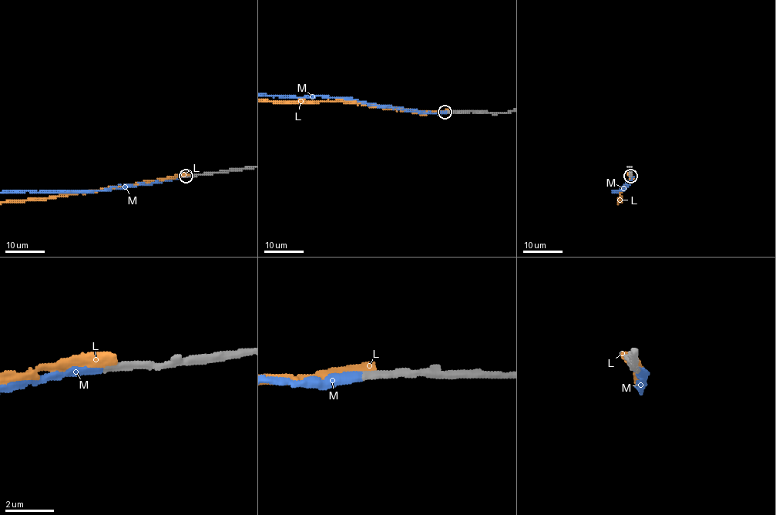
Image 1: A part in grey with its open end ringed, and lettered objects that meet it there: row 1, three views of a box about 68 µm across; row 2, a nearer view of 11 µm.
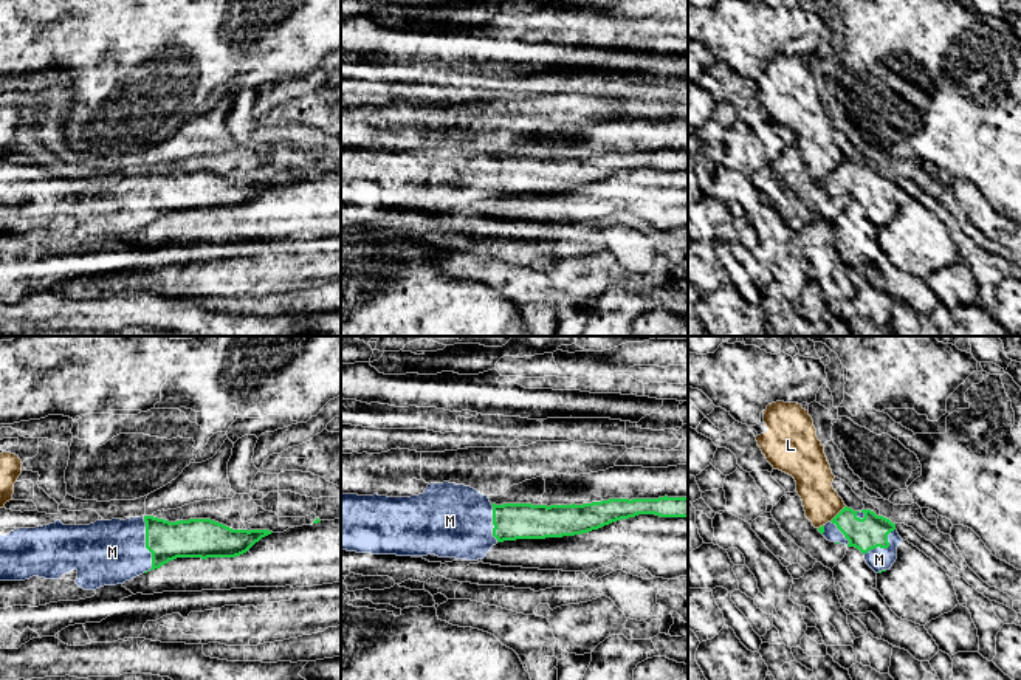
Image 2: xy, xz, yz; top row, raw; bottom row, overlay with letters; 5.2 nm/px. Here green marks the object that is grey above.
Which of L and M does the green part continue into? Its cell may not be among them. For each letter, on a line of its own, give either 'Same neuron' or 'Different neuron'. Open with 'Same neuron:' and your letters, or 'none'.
Same neuron: M
L: Different neuron
M: Same neuron

